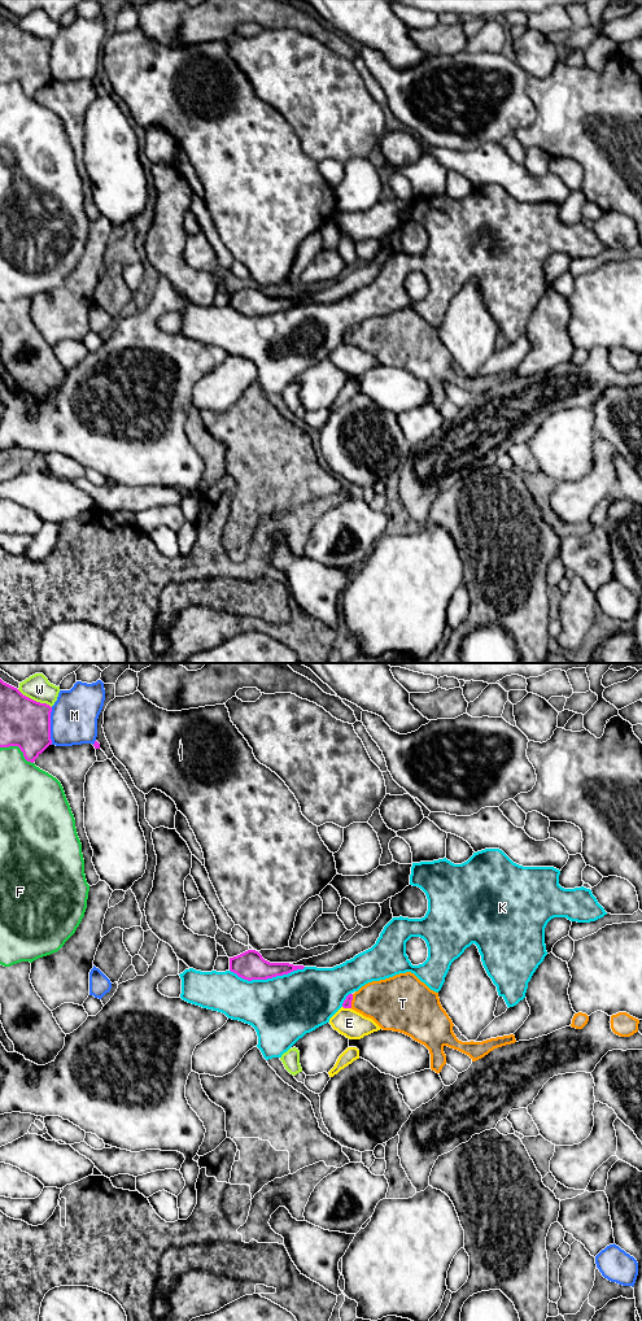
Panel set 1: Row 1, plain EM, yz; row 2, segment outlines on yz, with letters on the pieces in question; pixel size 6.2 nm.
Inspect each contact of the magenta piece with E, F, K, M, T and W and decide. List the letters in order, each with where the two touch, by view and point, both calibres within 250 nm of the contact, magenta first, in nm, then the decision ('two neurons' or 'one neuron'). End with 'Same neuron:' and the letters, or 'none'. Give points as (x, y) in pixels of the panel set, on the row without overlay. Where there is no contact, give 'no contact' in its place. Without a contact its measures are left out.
E: yz (346, 343) | 50/170 nm | two neurons
F: yz (18, 82) | 300/280 nm | two neurons
K: yz (267, 313) | 180/420 nm | two neurons
M: yz (49, 61) | 300/300 nm | two neurons
T: yz (352, 335) | 50/320 nm | one neuron
W: yz (33, 35) | 300/160 nm | two neurons
Same neuron: T

